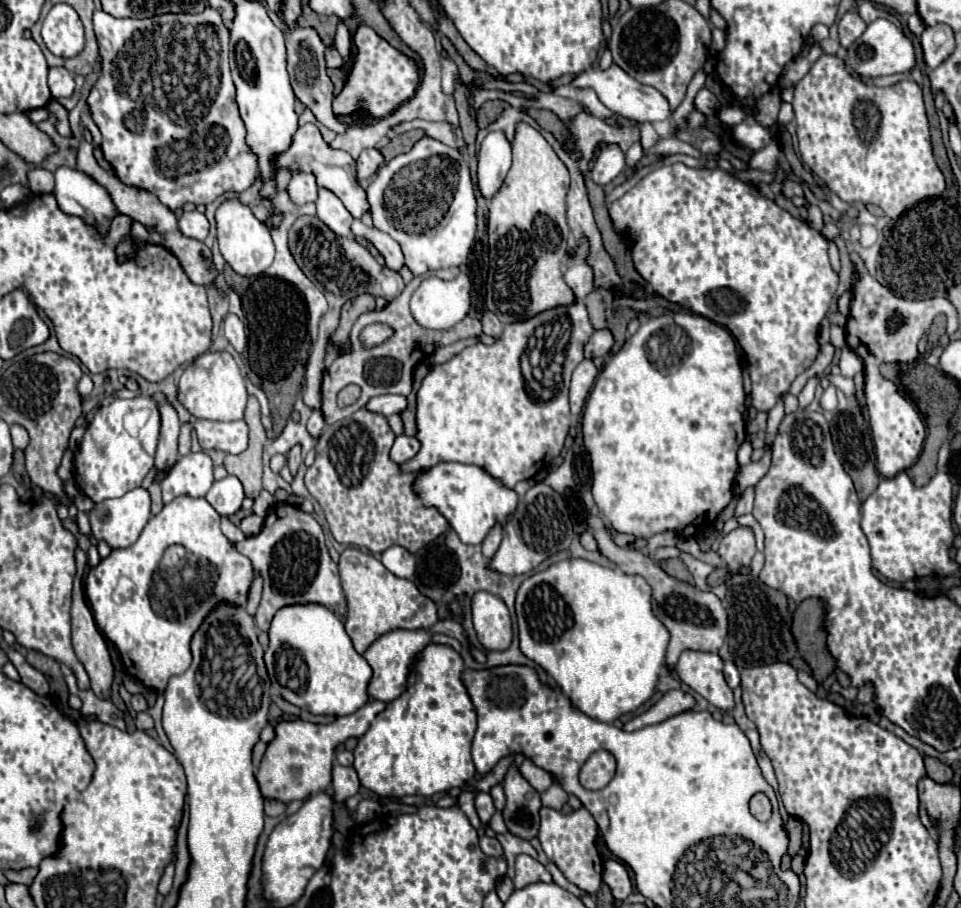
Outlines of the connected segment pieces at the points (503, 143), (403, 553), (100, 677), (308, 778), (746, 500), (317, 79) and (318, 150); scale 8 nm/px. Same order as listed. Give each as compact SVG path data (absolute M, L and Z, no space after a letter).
M489 132L479 148L479 188L481 194L491 200L491 196L501 188L507 172L511 168L511 142L507 140L505 132Z
M391 546L381 554L383 566L399 578L413 578L415 574L415 556L403 546Z
M77 548L75 551L76 574L73 581L72 590L72 606L71 606L71 626L73 626L73 648L77 658L81 660L81 664L85 666L89 678L91 678L91 690L101 698L101 700L109 700L111 698L111 684L113 684L113 664L109 658L109 650L105 644L103 634L99 634L93 614L87 606L87 599L84 593L83 576L85 576L85 568L87 568L87 554Z
M371 700L357 712L349 716L341 716L331 724L311 724L303 720L289 720L279 722L275 726L275 740L269 744L263 762L255 774L259 788L265 798L291 802L291 800L303 800L309 794L323 792L331 784L331 764L335 758L335 748L343 744L347 738L359 738L367 732L369 722L385 710L387 704L381 700Z
M753 488L741 492L741 496L737 500L735 514L745 514L745 512L751 512L751 510L753 510Z
M297 26L287 38L287 72L291 78L291 86L295 96L315 114L315 118L325 124L327 128L335 130L337 134L345 132L345 124L339 124L335 120L335 114L331 110L331 102L333 102L333 82L327 76L327 62L325 62L325 44L319 38L315 28L301 28Z
M315 124L299 126L291 148L275 160L275 168L283 168L283 166L295 168L299 172L313 172L317 176L317 184L331 190L333 194L337 194L337 198L345 204L345 208L353 214L353 218L361 218L369 210L365 190L357 182L355 160L347 152L333 150L329 144L325 144L325 140L321 138L321 132Z

